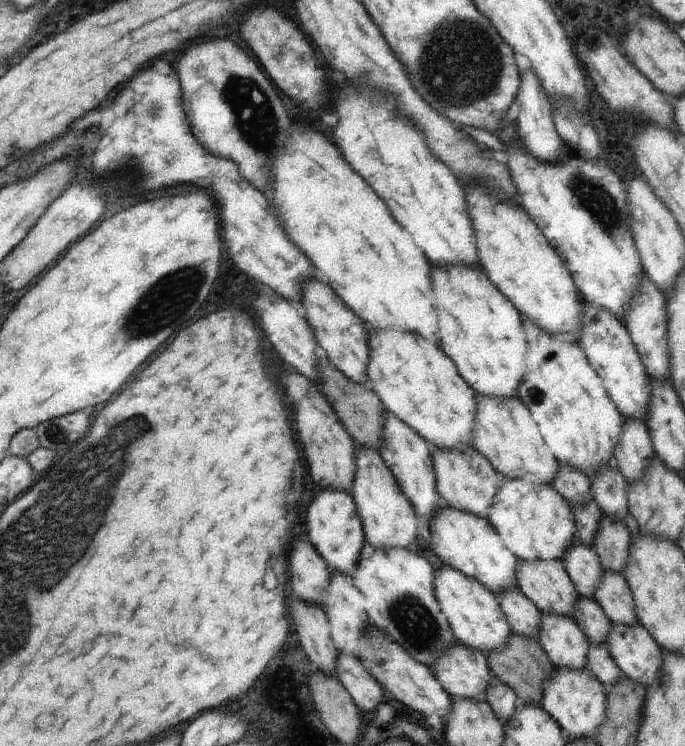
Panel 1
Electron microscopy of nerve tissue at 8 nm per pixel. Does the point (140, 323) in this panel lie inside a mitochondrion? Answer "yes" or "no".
yes

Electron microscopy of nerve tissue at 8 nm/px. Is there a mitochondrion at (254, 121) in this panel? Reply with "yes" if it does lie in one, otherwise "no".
yes

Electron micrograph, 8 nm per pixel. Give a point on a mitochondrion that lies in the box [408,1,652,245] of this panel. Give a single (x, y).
(457, 42)

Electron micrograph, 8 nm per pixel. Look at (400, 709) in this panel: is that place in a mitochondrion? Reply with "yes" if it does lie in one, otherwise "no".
no

